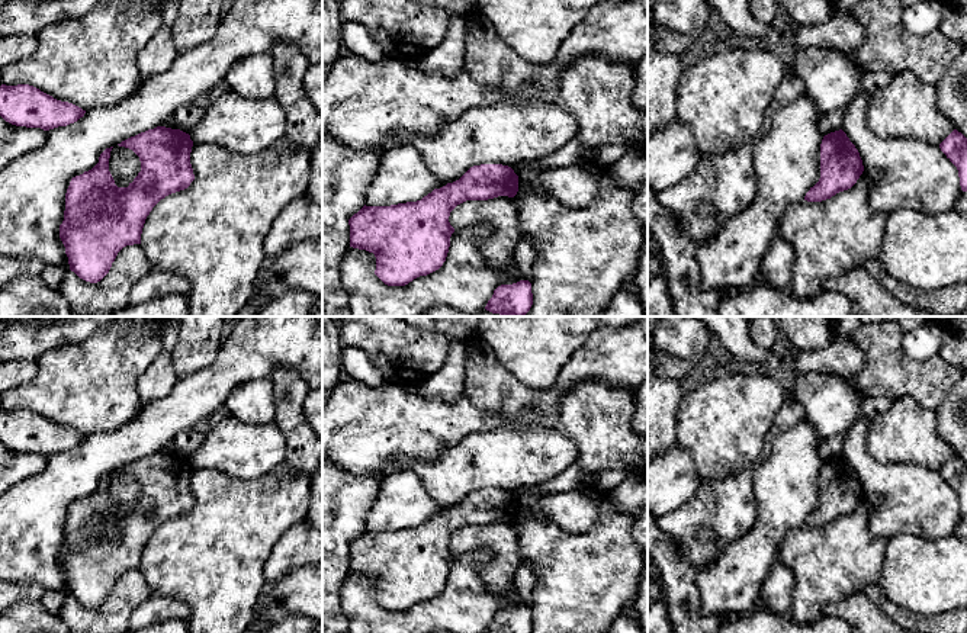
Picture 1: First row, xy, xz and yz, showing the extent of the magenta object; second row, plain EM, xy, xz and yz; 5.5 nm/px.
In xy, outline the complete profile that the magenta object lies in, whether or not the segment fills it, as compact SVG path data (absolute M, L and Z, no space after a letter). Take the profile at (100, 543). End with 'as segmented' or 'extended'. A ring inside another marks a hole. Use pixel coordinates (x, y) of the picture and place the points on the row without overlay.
M157 452L118 470L132 475L141 486L141 497L128 512L118 512L109 497L113 473L110 472L100 479L99 488L91 495L71 504L65 518L60 563L65 572L70 595L90 608L100 607L109 598L123 572L141 569L145 544L161 524L187 514L195 505L190 489L193 466L180 454Z; as segmented

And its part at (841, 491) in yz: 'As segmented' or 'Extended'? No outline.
As segmented

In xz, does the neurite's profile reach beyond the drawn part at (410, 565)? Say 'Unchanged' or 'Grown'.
Unchanged

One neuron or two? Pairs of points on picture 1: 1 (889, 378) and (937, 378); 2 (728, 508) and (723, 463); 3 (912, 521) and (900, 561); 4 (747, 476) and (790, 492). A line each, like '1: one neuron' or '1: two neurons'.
1: one neuron
2: two neurons
3: two neurons
4: two neurons

